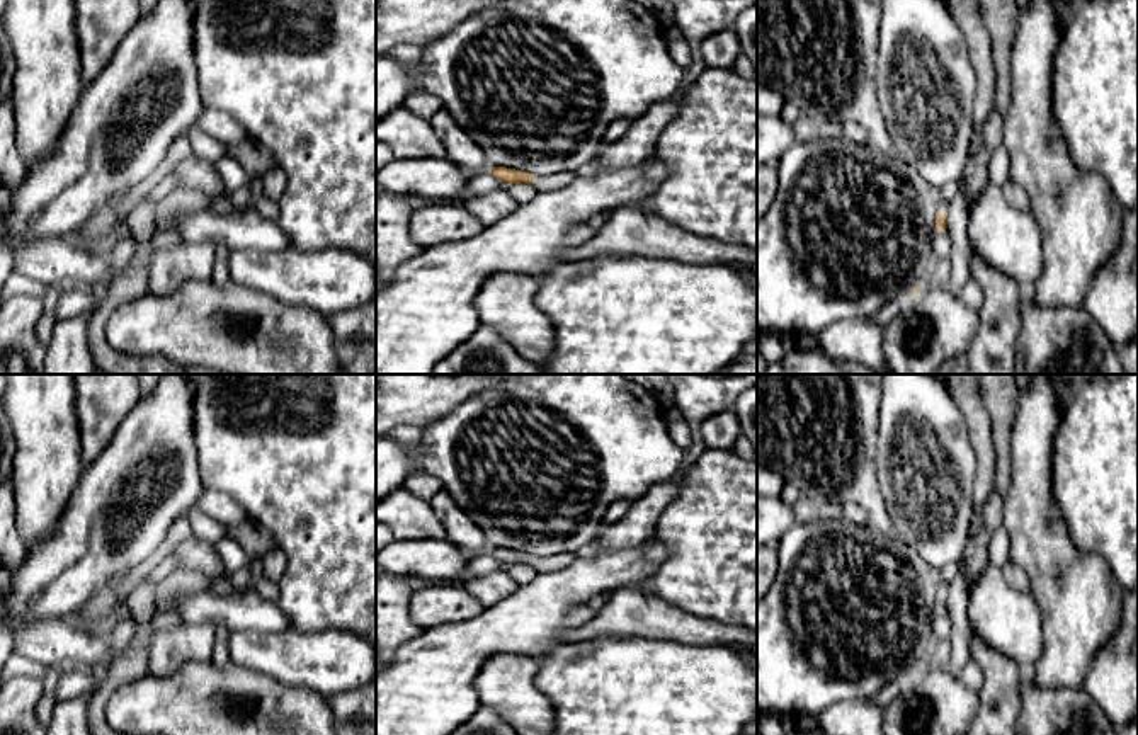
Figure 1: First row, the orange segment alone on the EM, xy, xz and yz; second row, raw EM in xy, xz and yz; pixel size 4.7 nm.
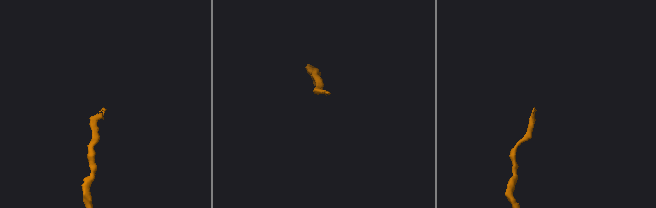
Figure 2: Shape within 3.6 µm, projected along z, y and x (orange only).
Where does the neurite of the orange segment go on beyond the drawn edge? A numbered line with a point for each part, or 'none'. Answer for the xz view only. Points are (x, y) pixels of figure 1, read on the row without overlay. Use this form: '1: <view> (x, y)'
none

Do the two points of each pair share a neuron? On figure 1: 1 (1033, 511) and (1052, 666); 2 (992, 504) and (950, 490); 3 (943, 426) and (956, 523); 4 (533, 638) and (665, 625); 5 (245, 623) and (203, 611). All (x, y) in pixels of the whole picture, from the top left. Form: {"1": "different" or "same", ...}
{"1": "same", "2": "different", "3": "same", "4": "different", "5": "same"}

